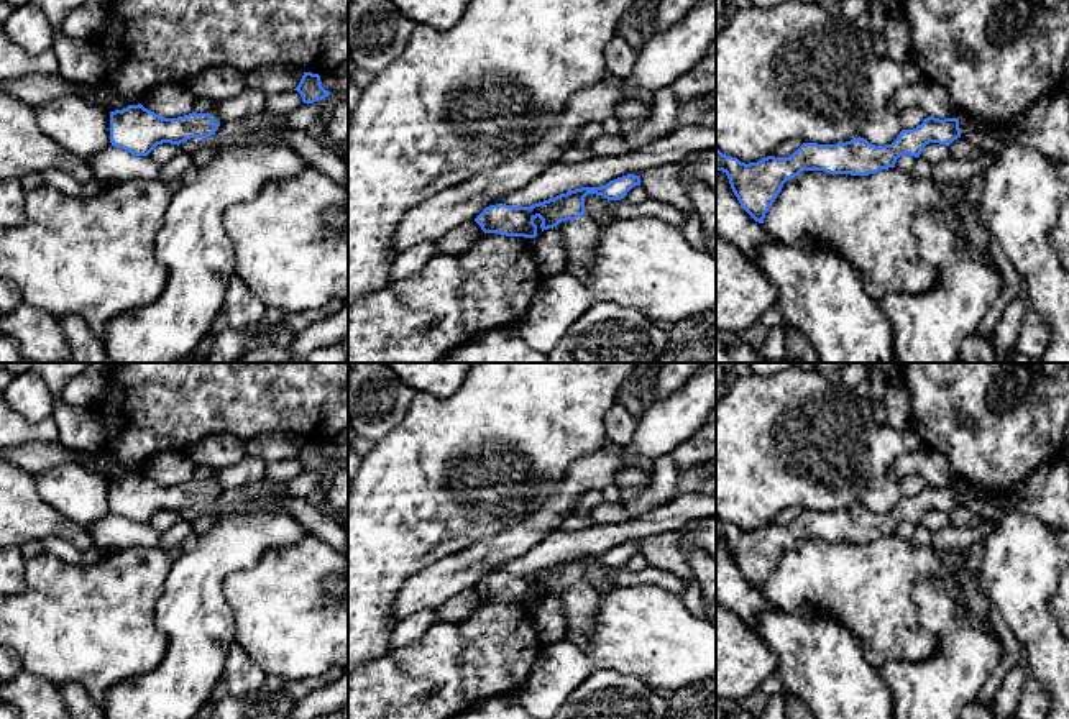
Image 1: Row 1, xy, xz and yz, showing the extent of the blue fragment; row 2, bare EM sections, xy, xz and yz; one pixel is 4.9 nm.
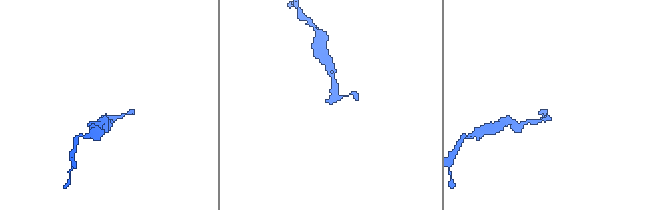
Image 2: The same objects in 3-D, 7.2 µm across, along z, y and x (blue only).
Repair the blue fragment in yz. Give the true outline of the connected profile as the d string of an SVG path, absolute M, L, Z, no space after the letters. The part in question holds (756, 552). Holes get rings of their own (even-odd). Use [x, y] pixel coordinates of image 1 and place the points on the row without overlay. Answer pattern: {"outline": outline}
{"outline": "M928 484L913 497L903 497L892 512L875 514L864 506L846 511L803 511L788 525L767 524L757 530L741 530L716 515L716 538L723 538L741 575L759 591L775 570L783 552L803 538L869 543L895 535L900 524L920 525L929 511L949 514L961 506L959 486Z"}

